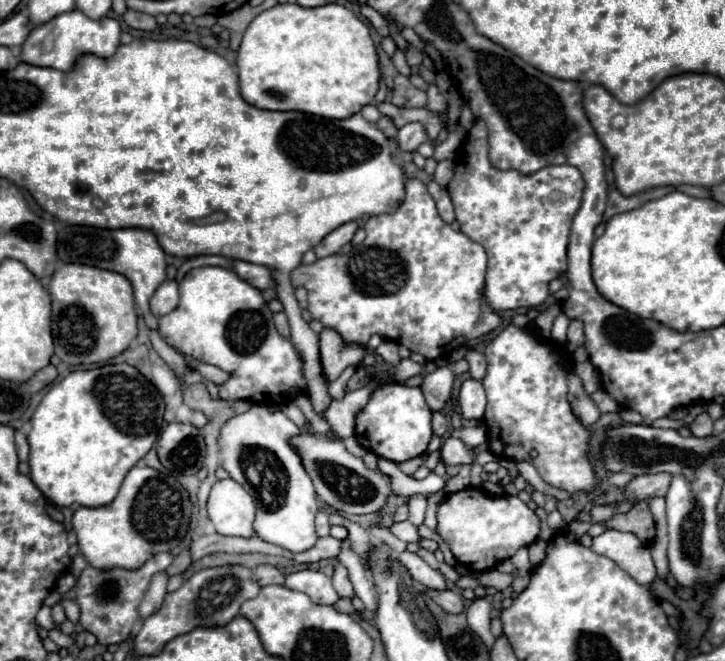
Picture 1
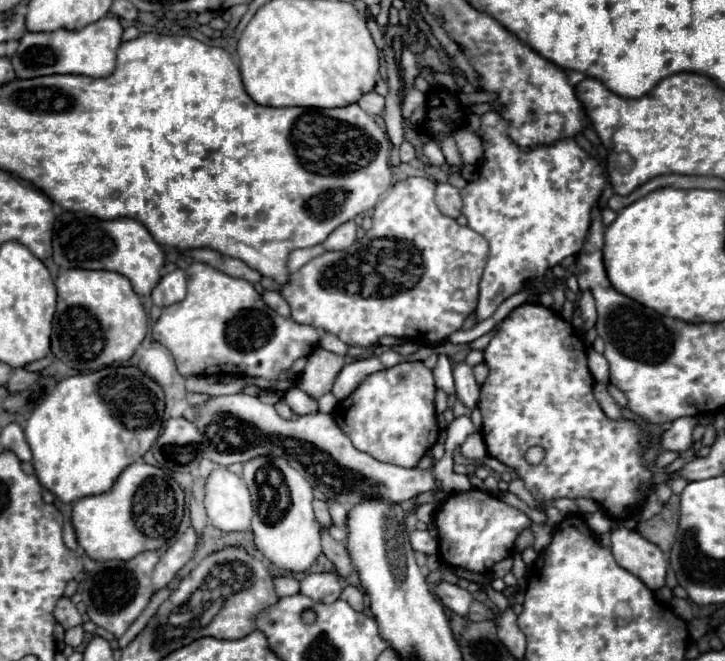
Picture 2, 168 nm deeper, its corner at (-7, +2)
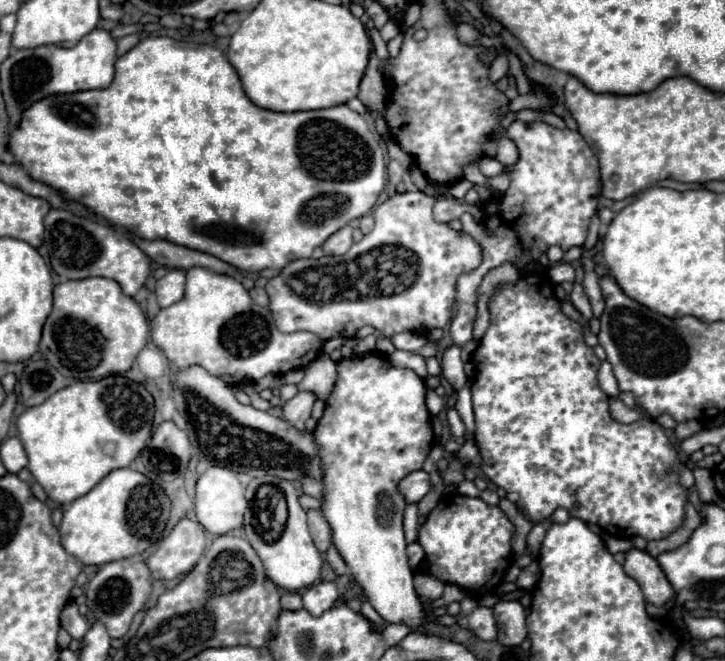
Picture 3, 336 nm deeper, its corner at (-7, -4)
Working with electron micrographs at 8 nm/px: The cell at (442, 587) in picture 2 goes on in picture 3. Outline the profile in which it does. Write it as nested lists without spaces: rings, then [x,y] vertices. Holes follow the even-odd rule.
[[[475,606],[469,614],[457,616],[459,626],[471,630],[481,640],[495,640],[497,626],[493,620],[493,612],[487,606]]]

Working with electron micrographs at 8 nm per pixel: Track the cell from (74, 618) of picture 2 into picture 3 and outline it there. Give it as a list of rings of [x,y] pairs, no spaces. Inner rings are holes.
[[[75,600],[69,602],[69,604],[63,608],[63,612],[61,612],[61,628],[65,628],[65,630],[71,634],[71,638],[75,638],[75,640],[81,640],[81,638],[85,636],[85,632],[87,632],[87,622],[85,622],[85,618],[79,614],[79,608],[77,608],[77,602],[75,602]]]

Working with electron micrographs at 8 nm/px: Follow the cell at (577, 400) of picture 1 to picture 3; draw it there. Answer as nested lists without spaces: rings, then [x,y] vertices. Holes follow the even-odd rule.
[[[617,398],[611,400],[611,404],[609,404],[609,412],[611,412],[611,416],[613,416],[617,422],[625,422],[625,424],[643,418],[643,414],[641,414],[639,410],[635,410],[635,408],[627,408],[627,406],[625,406],[621,400],[617,400]]]

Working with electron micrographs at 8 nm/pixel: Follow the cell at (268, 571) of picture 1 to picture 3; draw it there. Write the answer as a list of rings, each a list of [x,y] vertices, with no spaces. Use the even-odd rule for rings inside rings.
[[[283,592],[281,594],[281,606],[285,610],[299,610],[303,604],[301,604],[301,596],[297,592]]]

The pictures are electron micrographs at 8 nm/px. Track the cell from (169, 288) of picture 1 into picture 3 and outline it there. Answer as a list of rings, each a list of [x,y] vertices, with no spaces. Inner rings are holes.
[[[169,270],[161,280],[157,280],[157,302],[161,308],[175,304],[175,300],[183,298],[185,288],[185,272],[183,270]]]

